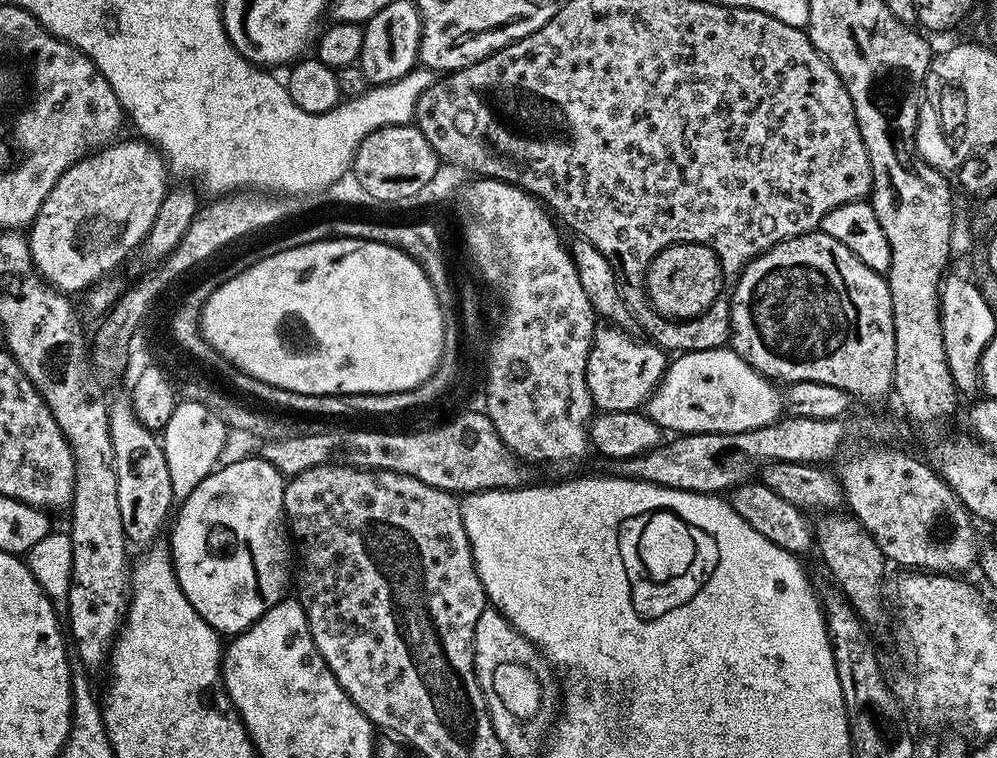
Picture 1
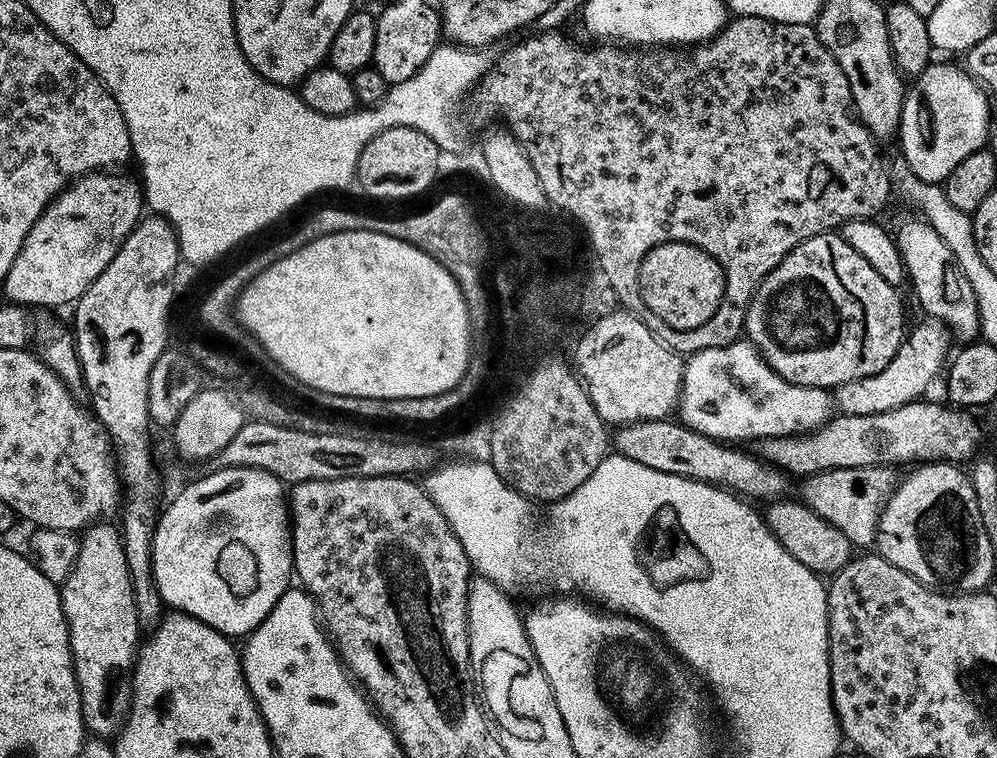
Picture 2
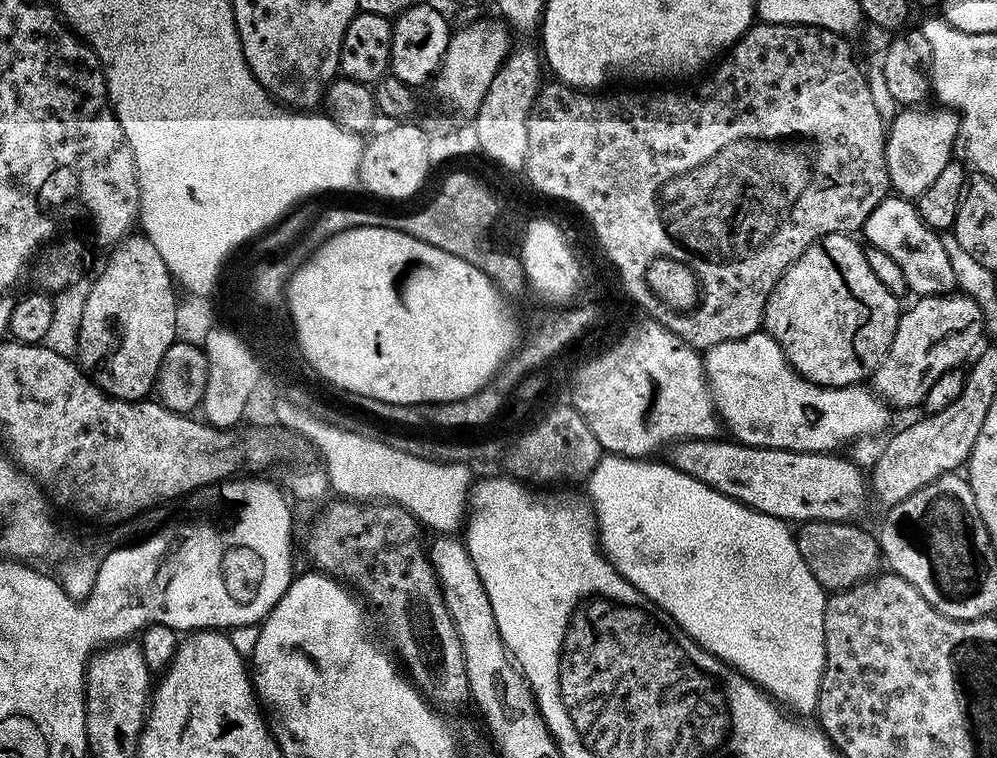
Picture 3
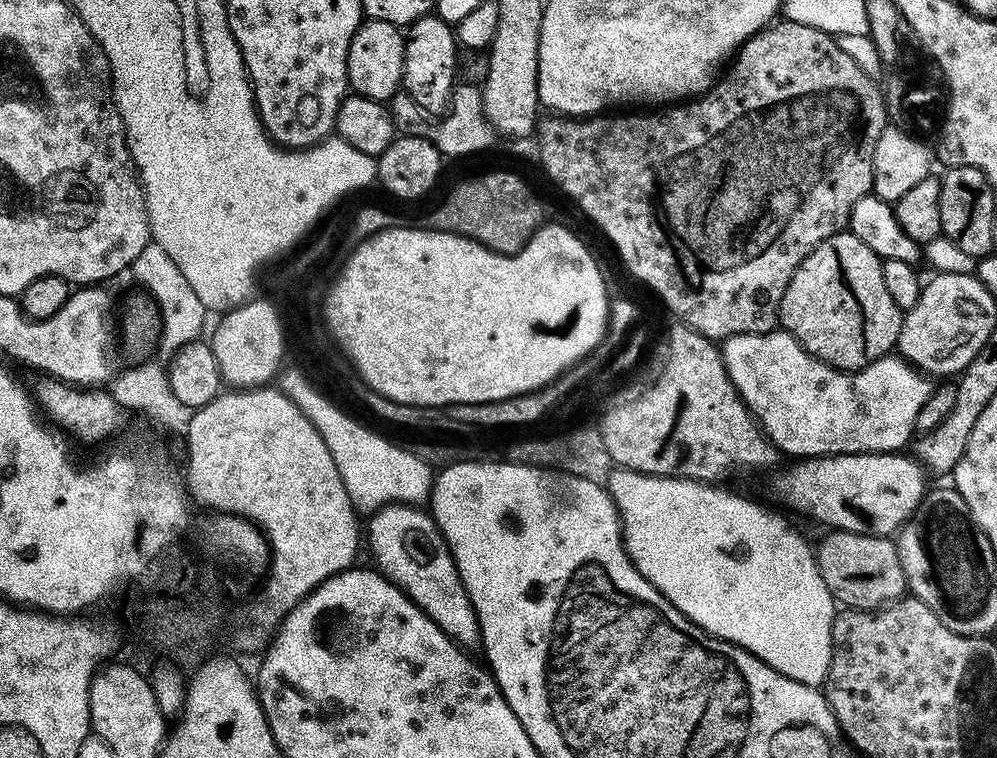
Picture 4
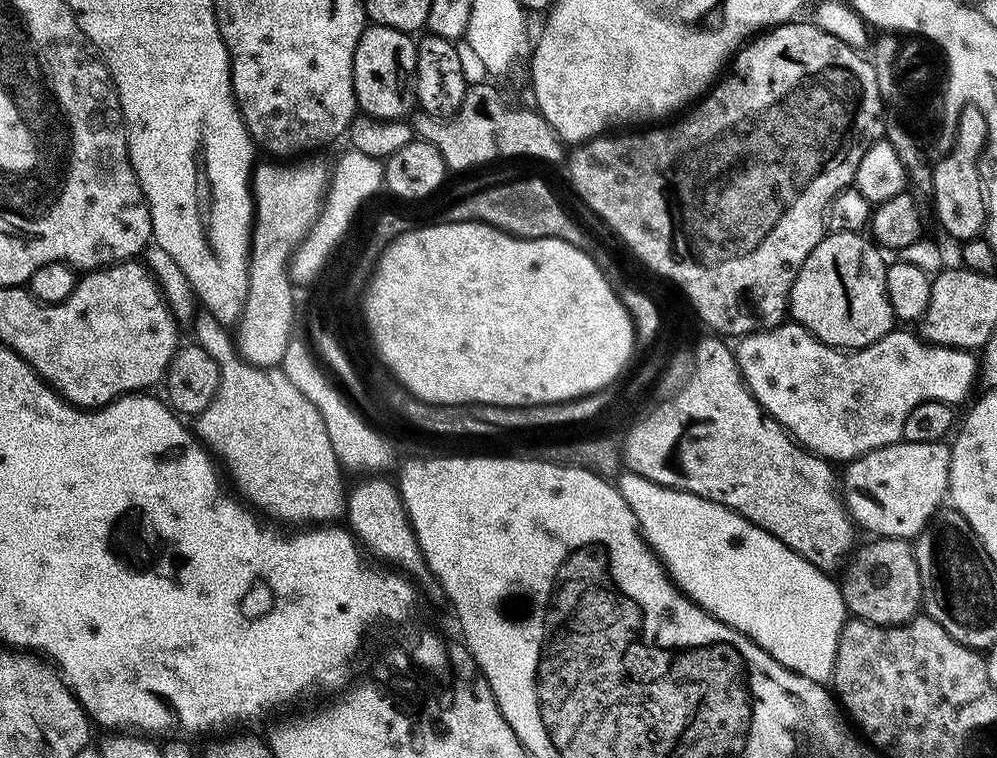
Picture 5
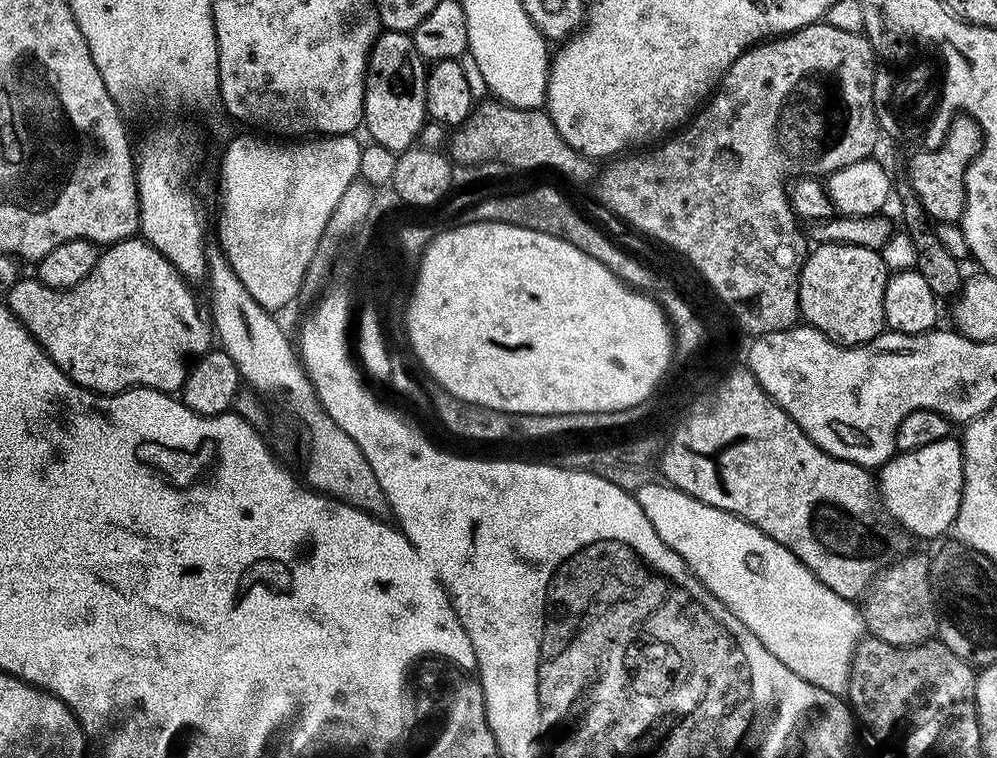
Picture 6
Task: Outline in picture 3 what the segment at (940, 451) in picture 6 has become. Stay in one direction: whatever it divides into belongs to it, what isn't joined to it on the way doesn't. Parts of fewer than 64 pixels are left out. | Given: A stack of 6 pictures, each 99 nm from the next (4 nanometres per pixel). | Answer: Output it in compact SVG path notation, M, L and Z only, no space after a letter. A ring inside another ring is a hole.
M713 438L710 440L682 440L679 441L671 449L672 457L670 463L672 467L678 469L682 474L686 474L690 478L694 478L698 482L702 482L706 486L710 486L714 490L718 490L723 496L730 497L731 500L737 500L739 504L744 504L747 508L758 510L762 514L770 514L774 518L785 522L807 522L810 520L842 520L845 522L855 521L856 516L860 516L864 512L864 503L870 500L870 484L866 479L866 472L859 468L852 460L840 456L844 454L833 454L832 452L795 452L794 450L786 450L785 448L751 448L749 444L741 444L735 439L720 440L721 438Z

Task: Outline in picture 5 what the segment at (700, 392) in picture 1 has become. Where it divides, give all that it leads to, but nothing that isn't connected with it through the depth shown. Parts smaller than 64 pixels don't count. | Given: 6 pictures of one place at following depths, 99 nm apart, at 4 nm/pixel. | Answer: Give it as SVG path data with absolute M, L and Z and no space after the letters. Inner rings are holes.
M785 322L778 328L768 329L767 332L753 332L751 336L743 337L737 344L740 345L735 345L734 348L736 361L740 367L740 373L744 375L744 381L748 383L748 389L752 392L752 397L758 401L767 415L773 416L790 433L797 444L807 448L809 452L815 455L824 457L829 462L837 462L836 460L851 462L857 456L865 456L870 450L897 443L903 437L904 423L910 414L910 410L914 410L914 406L918 406L922 402L942 402L943 404L959 406L971 394L972 387L978 384L978 360L969 349L947 348L941 344L929 344L927 340L919 335L913 334L911 336L910 333L899 332L899 330L887 332L881 340L865 348L841 350L831 348L828 344L824 344L816 337L811 336L802 325L795 322Z

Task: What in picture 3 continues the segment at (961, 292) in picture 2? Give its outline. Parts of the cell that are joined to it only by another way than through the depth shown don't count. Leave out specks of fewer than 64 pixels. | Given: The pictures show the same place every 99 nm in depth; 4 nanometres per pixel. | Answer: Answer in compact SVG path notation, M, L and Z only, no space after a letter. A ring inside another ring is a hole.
M890 194L871 211L862 229L868 244L890 254L902 267L908 289L917 297L949 295L957 287L954 268L941 235L920 217L919 207L907 197Z

